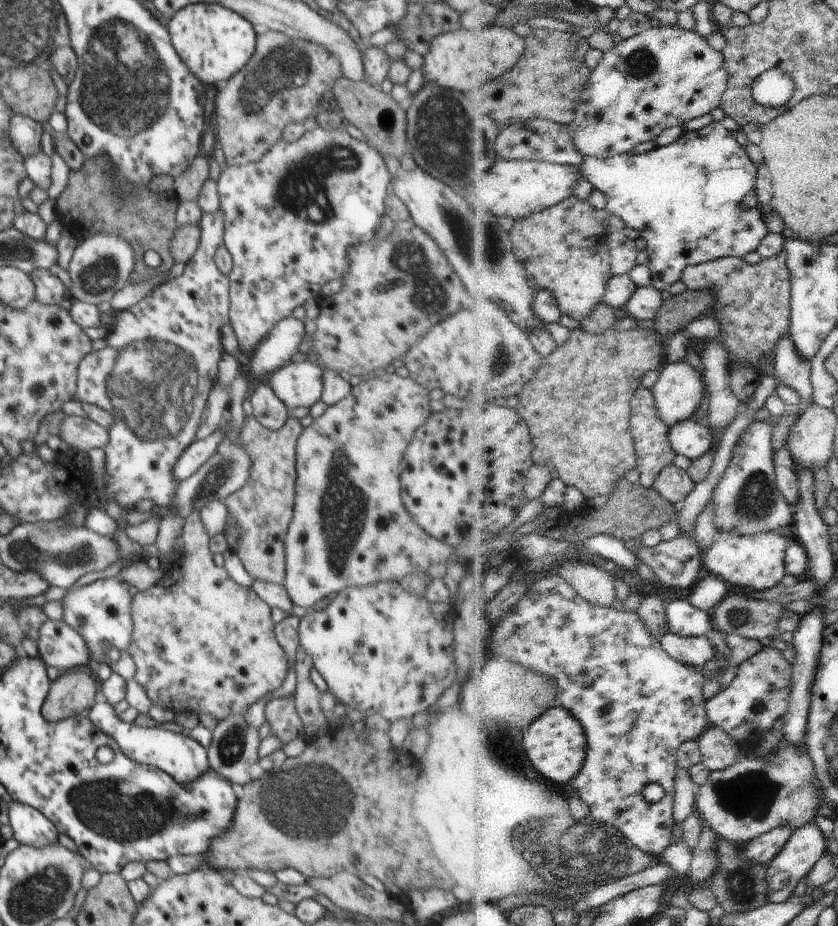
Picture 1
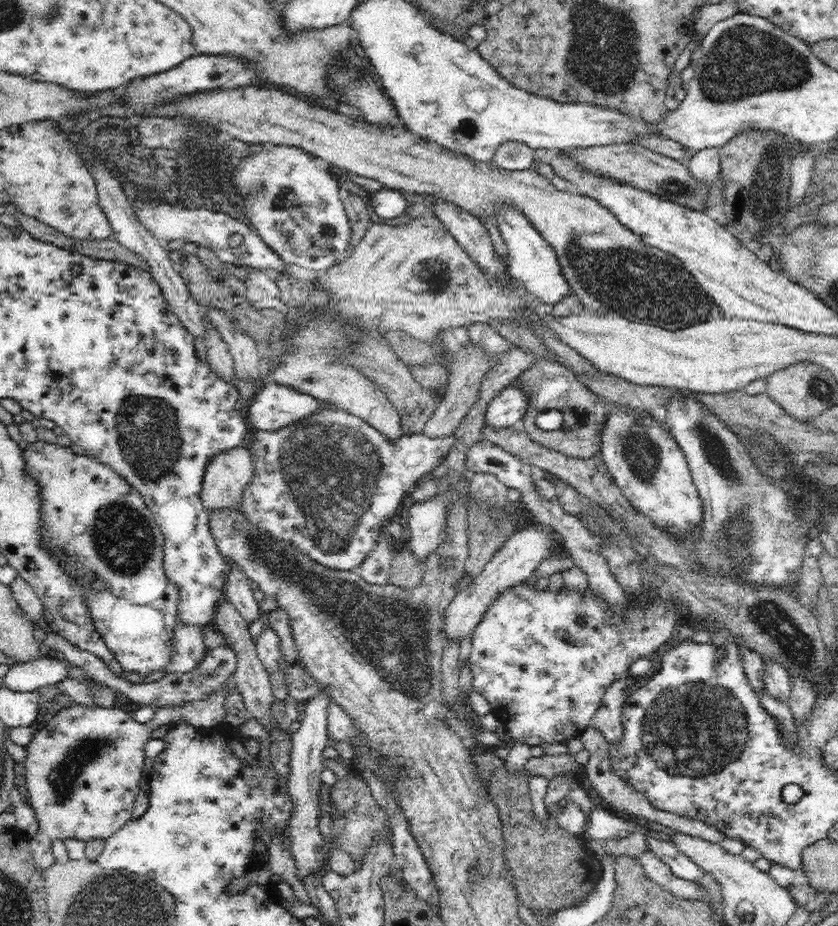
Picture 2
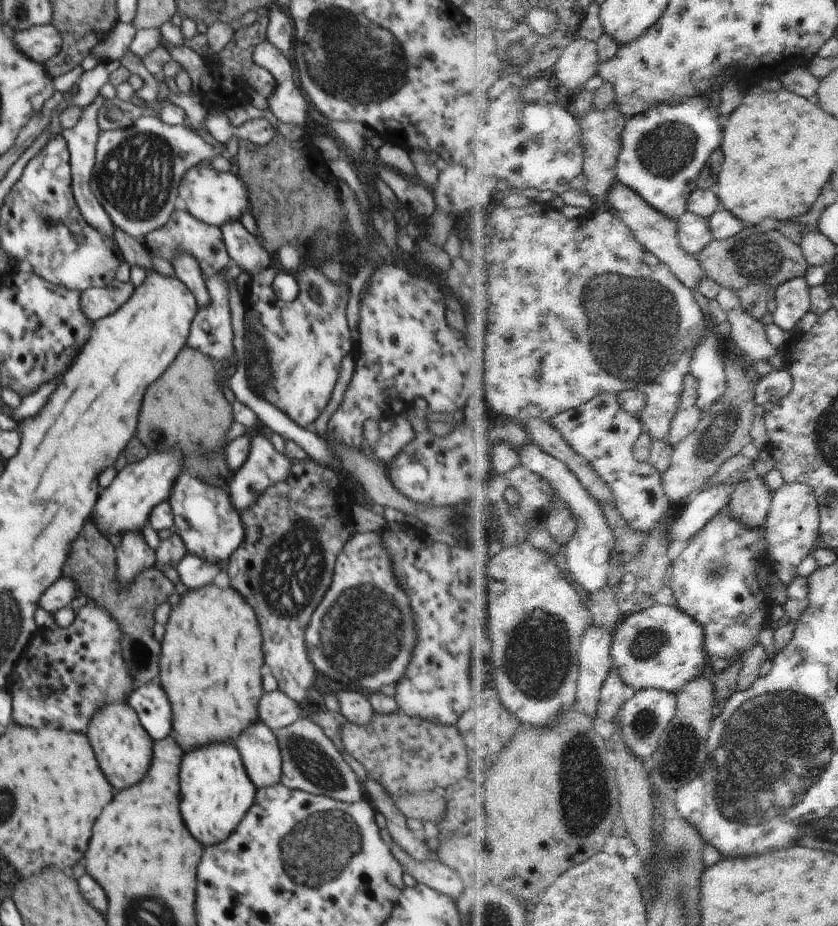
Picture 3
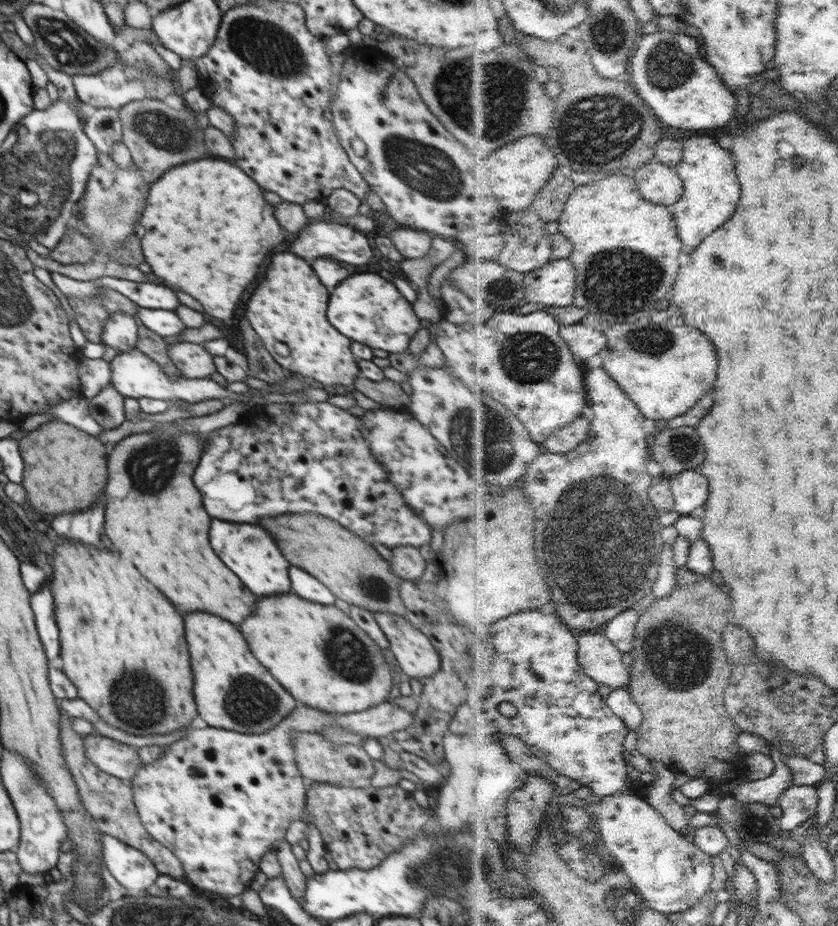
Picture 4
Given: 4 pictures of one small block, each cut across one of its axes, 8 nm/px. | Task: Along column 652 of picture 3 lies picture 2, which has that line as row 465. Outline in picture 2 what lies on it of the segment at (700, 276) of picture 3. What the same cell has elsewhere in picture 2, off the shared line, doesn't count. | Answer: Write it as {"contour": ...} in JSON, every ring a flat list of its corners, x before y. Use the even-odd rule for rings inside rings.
{"contour":[[246,445,218,450,216,454,212,454,212,456,206,460,202,478,201,497,203,505,207,510,216,510,216,508,222,508,222,506,238,509,240,494,242,494,244,486,252,479,252,459,250,459,250,451,246,449]]}

